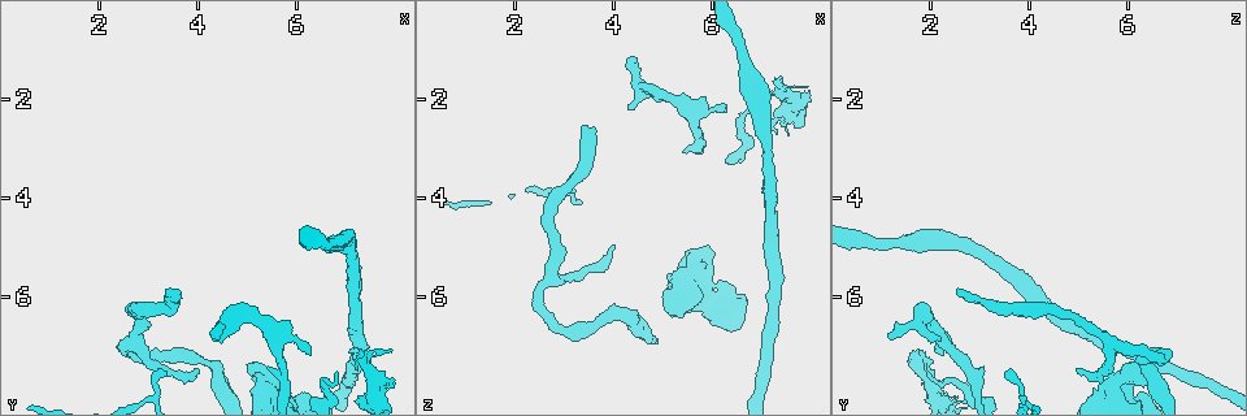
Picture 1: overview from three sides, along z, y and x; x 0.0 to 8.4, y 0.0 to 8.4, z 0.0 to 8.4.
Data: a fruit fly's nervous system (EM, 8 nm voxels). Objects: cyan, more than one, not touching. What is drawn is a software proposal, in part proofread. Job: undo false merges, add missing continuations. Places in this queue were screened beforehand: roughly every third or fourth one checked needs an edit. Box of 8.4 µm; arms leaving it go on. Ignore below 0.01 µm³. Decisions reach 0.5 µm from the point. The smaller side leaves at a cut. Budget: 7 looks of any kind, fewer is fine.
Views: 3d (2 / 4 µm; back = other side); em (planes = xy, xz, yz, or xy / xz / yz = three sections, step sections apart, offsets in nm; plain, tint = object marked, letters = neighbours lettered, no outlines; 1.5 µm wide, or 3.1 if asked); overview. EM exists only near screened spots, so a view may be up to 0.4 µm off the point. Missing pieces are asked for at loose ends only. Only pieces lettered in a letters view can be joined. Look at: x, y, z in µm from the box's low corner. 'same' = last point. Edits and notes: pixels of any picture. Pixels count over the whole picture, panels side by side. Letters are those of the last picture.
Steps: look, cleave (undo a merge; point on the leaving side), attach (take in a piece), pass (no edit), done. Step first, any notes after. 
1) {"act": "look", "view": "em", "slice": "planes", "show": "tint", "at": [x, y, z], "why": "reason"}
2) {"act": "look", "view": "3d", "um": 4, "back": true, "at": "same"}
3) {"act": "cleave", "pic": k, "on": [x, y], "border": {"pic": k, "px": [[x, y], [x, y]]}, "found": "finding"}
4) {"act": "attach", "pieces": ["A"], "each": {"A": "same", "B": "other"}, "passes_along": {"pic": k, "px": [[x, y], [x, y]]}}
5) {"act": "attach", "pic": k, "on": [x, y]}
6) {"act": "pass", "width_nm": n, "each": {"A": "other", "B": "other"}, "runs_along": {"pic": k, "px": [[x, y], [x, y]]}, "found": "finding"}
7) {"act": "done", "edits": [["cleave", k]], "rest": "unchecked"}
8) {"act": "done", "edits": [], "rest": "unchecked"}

{"act": "look", "view": "3d", "um": 2, "back": true, "at": [5.55, 6.80, 2.25], "why": "arms part here"}

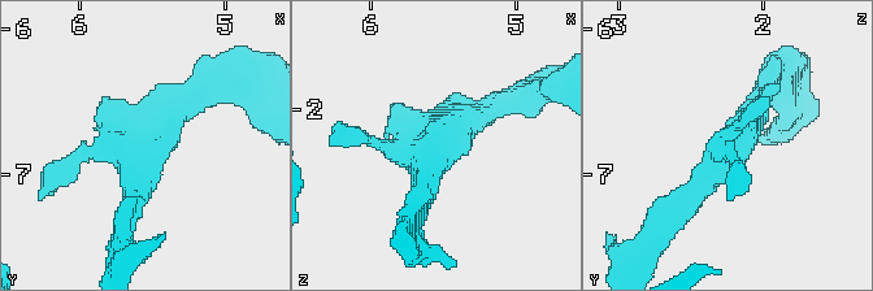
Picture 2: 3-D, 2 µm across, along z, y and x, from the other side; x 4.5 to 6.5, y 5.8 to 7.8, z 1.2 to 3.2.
{"act": "look", "view": "em", "slice": "yz", "step": 8, "show": "tint", "at": [5.56, 6.84, 2.22], "why": "now the EM"}

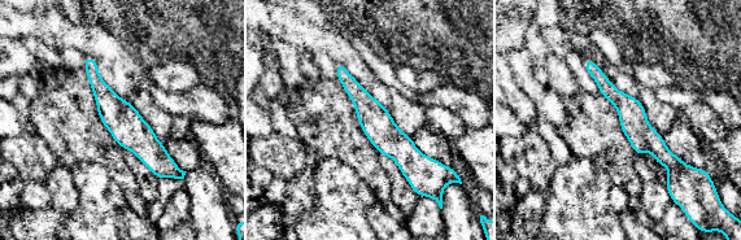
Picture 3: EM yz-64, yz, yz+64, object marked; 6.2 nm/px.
{"act": "look", "view": "em", "slice": "xz", "step": 4, "show": "letters", "at": "same"}

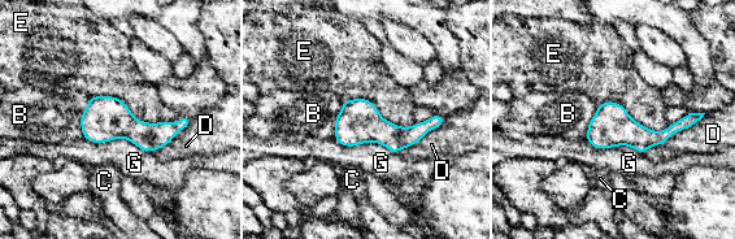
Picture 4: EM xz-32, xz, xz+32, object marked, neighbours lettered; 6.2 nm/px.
{"act": "pass", "each": {"B": "other", "C": "other", "D": "other", "E": "other", "G": "other"}, "border": {"pic": 4, "px": [[343, 99], [416, 122]]}, "found": "continuous, no second cell"}

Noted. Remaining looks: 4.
{"act": "look", "view": "3d", "um": 4, "at": [7.20, 7.10, 5.85], "why": "a narrow waist"}

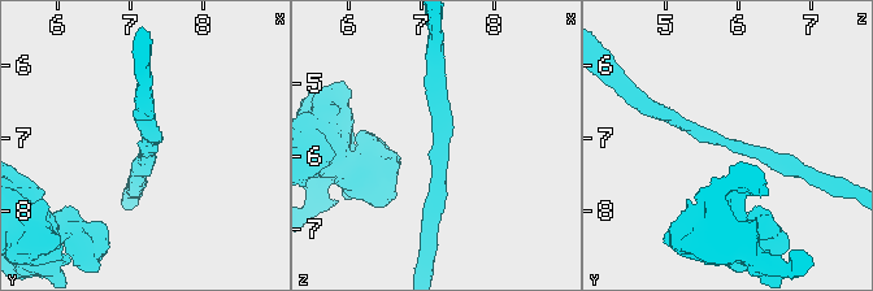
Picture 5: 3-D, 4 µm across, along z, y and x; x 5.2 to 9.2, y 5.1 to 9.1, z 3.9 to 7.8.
{"act": "look", "view": "em", "slice": "planes", "show": "letters", "at": [7.25, 7.05, 5.85]}

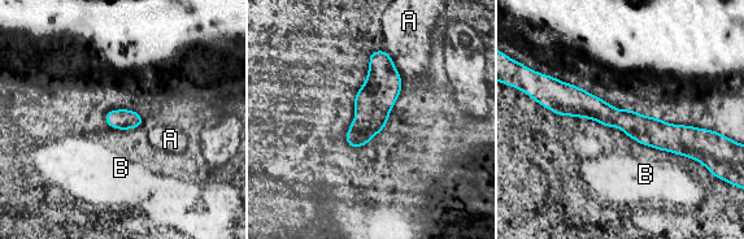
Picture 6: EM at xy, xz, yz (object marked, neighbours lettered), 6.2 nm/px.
{"act": "pass", "each": {"A": "other", "B": "other"}, "runs_along": {"pic": 6, "px": [[544, 103], [697, 131]]}, "found": "continuous, no second cell"}

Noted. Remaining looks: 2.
{"act": "look", "view": "3d", "um": 2, "at": [3.40, 5.85, 2.60], "why": "long arm stops here"}

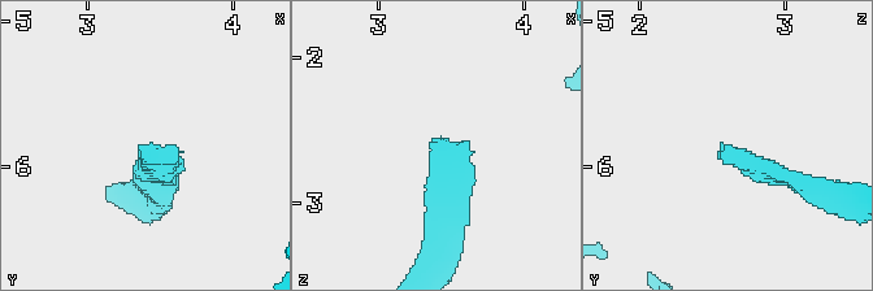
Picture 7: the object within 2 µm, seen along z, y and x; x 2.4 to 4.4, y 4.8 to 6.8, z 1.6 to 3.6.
{"act": "look", "view": "em", "slice": "planes", "show": "letters", "at": [3.44, 5.84, 2.56], "why": "shape alone is not enough"}

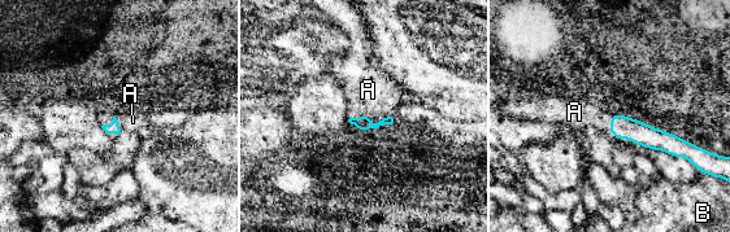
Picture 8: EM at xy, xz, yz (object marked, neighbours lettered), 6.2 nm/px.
{"act": "attach", "pieces": ["A"], "each": {"A": "same", "B": "other"}, "passes_along": {"pic": 8, "px": [[363, 123], [369, 119], [368, 90]]}, "found": "it goes on there"}

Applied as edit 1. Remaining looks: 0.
{"act": "done", "edits": [["attach", 8]], "rest": "unchecked"}

